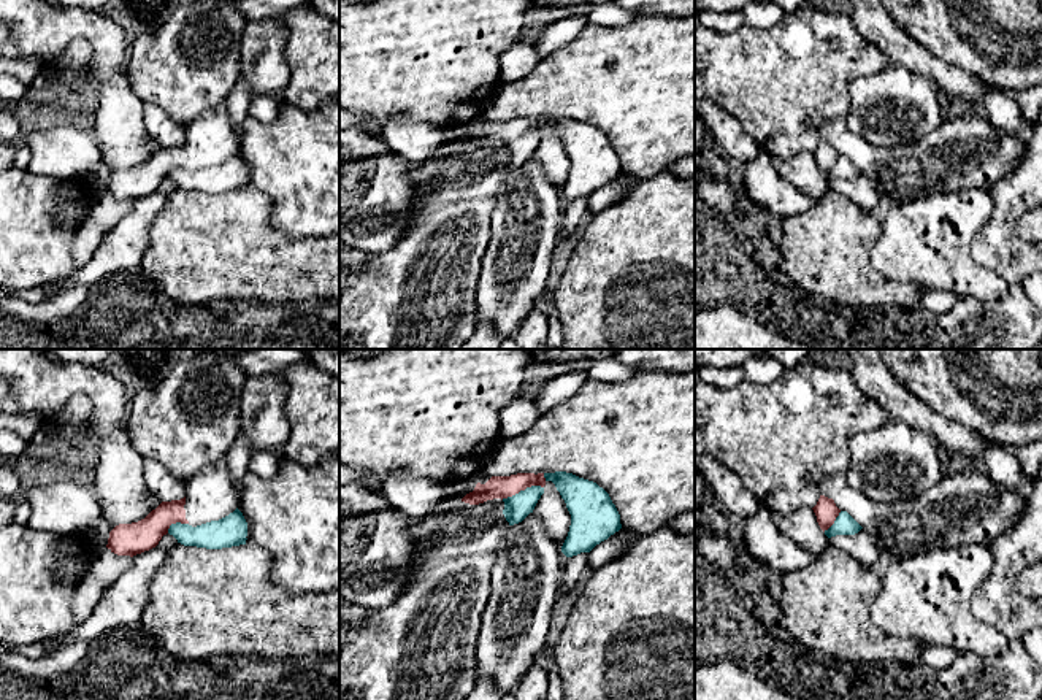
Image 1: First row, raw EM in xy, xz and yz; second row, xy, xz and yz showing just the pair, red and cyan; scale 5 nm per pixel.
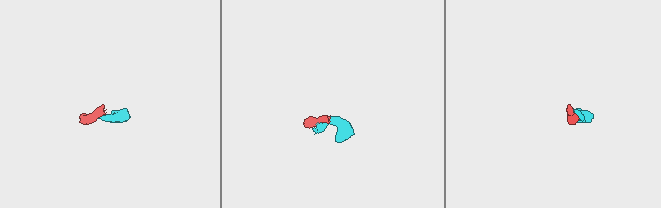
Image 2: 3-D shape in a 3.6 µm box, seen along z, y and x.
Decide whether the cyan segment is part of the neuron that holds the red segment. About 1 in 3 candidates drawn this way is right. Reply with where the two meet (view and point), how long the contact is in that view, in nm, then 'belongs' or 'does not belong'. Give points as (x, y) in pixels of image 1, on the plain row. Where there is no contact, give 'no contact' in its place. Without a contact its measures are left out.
meets red in xz at (522, 134); contact 220 nm long; does not belong

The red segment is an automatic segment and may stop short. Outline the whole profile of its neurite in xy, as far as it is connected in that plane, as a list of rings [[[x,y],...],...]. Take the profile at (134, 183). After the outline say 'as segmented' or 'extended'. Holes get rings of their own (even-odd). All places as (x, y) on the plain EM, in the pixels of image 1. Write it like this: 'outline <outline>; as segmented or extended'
outline [[[224,106],[186,125],[186,141],[162,146],[144,163],[119,168],[109,176],[106,192],[117,200],[136,200],[159,190],[170,195],[178,184],[168,178],[171,168],[192,171],[219,165],[236,154],[238,141]]]; extended

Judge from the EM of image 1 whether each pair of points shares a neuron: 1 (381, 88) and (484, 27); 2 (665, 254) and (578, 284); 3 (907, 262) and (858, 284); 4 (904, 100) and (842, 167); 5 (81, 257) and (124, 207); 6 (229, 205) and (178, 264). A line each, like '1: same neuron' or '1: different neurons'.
1: same neuron
2: same neuron
3: different neurons
4: same neuron
5: same neuron
6: same neuron

